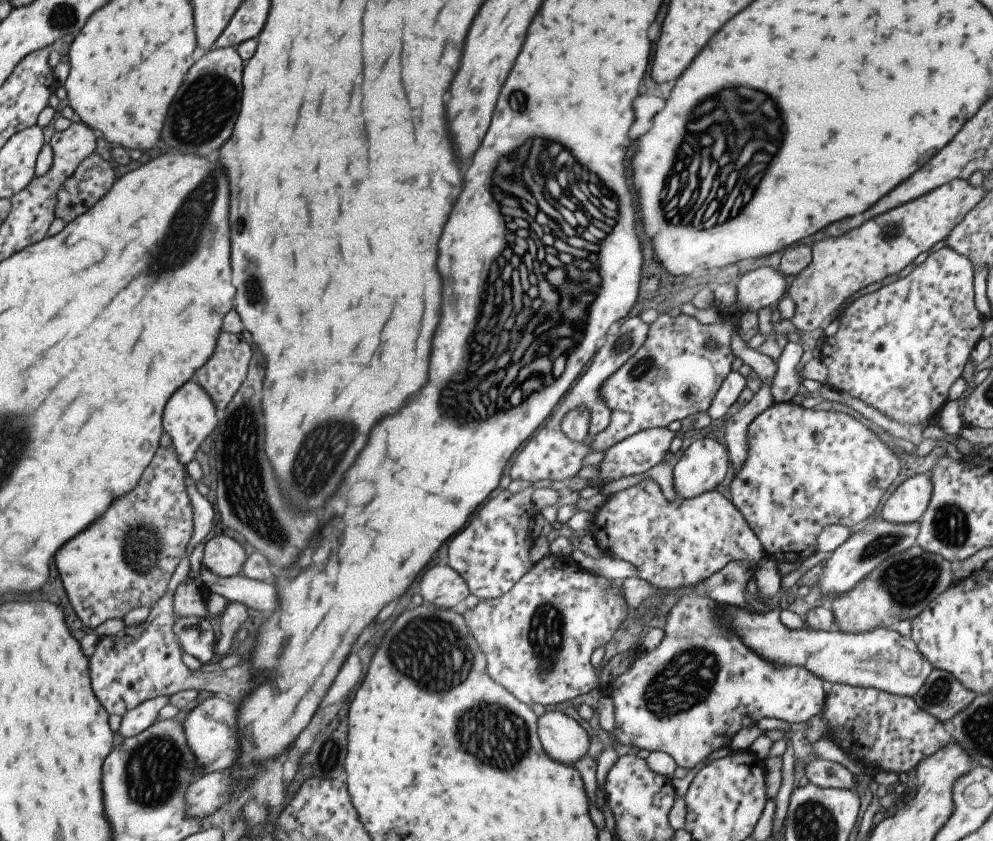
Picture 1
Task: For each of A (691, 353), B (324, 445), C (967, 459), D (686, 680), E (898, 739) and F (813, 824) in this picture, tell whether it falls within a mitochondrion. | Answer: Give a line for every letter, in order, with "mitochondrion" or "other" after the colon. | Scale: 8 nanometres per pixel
A: other
B: mitochondrion
C: other
D: mitochondrion
E: other
F: mitochondrion

